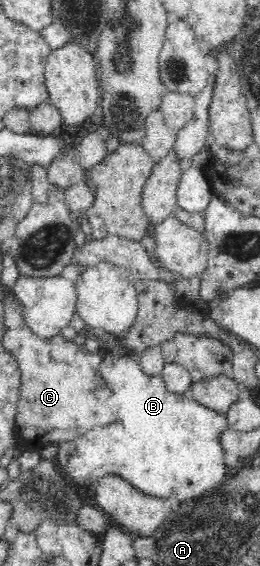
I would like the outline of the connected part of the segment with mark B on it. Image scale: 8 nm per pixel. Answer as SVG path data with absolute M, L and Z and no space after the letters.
M112 354L110 360L100 364L100 374L108 384L112 398L118 402L116 420L110 426L97 428L85 436L76 436L72 440L57 444L56 464L66 476L76 484L90 484L102 477L113 475L123 478L133 488L156 498L167 499L175 496L180 502L194 499L216 488L228 478L228 464L223 458L220 434L229 427L225 413L219 413L202 406L190 392L177 393L168 389L163 375L149 375L142 371L137 356Z

